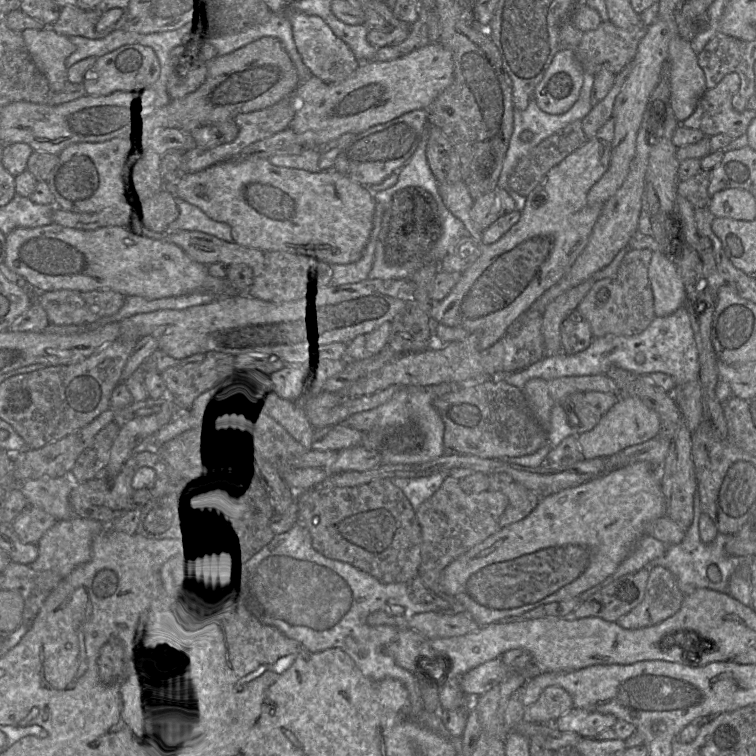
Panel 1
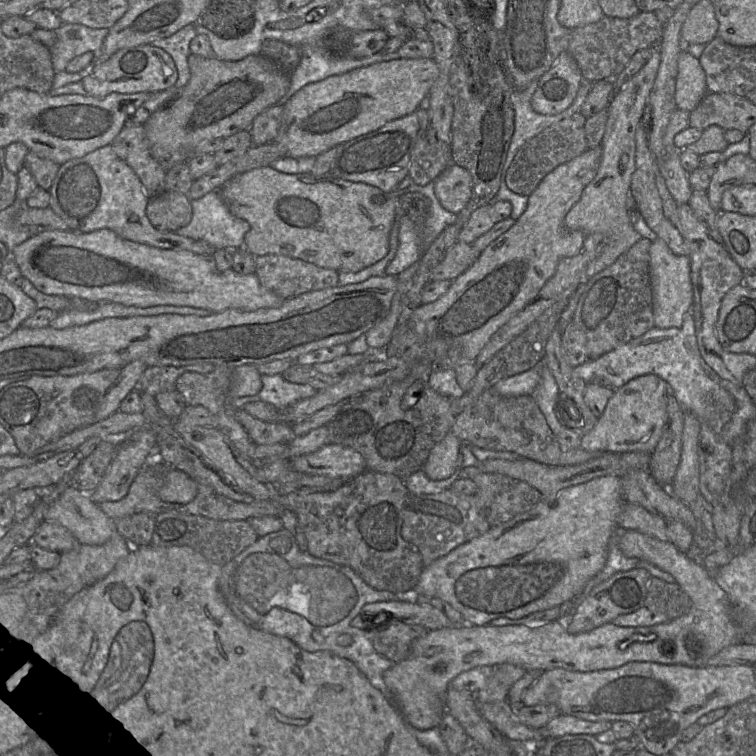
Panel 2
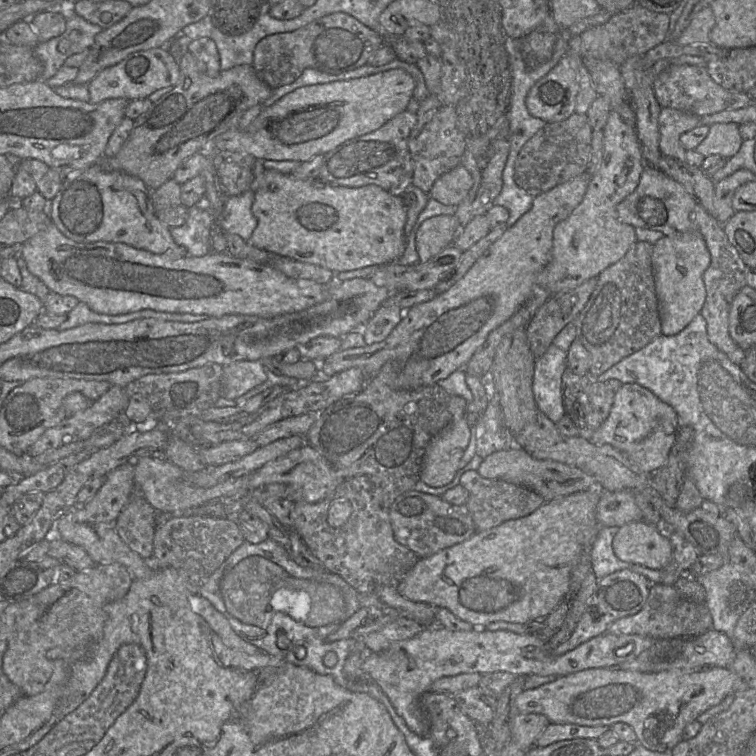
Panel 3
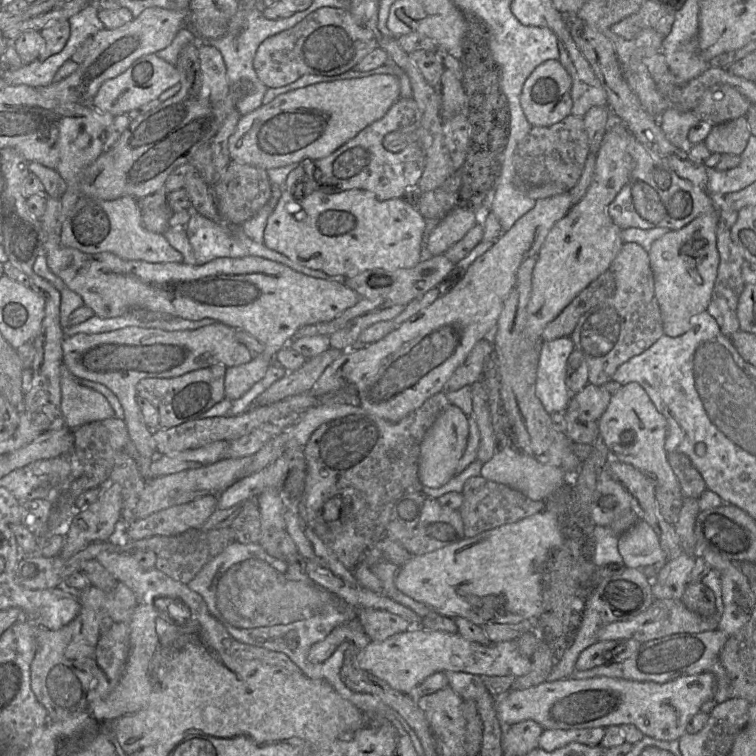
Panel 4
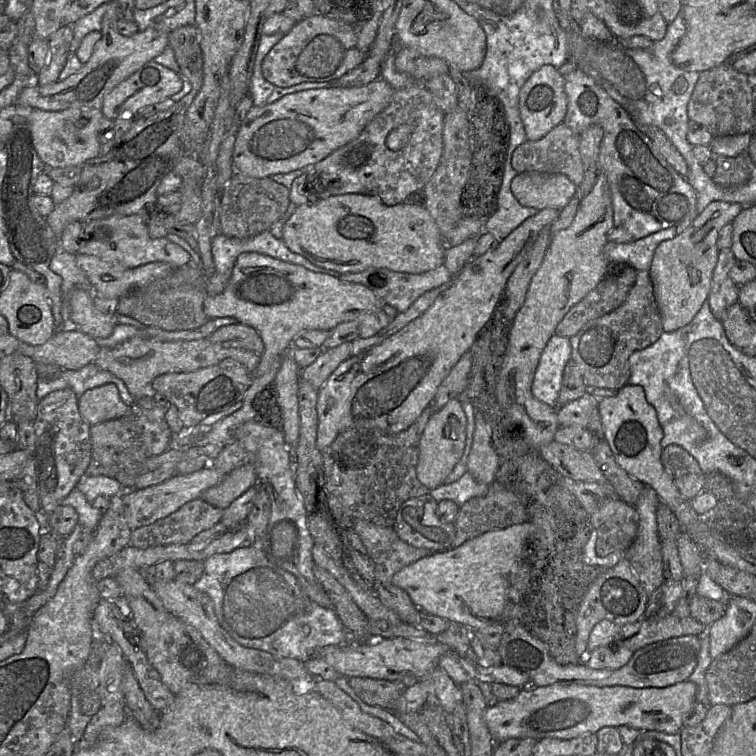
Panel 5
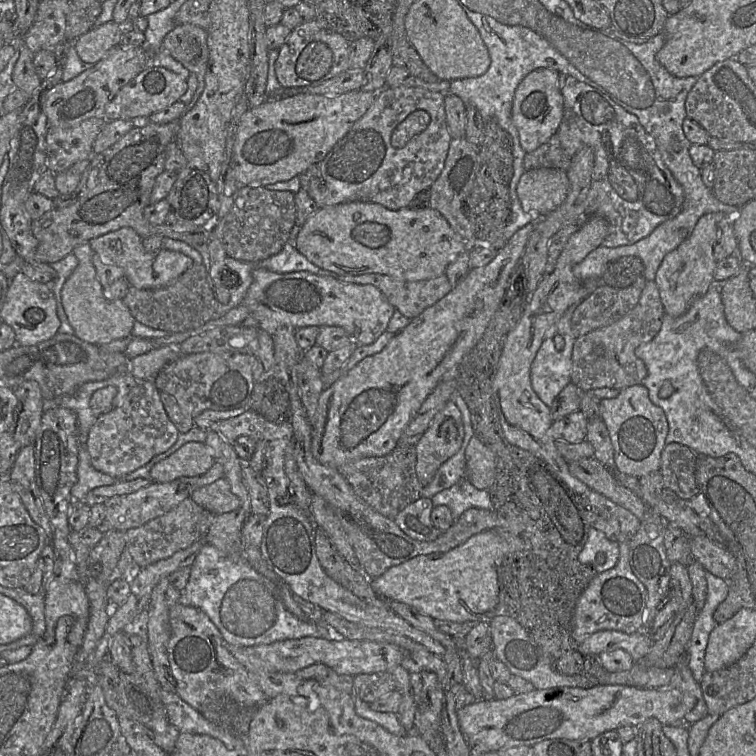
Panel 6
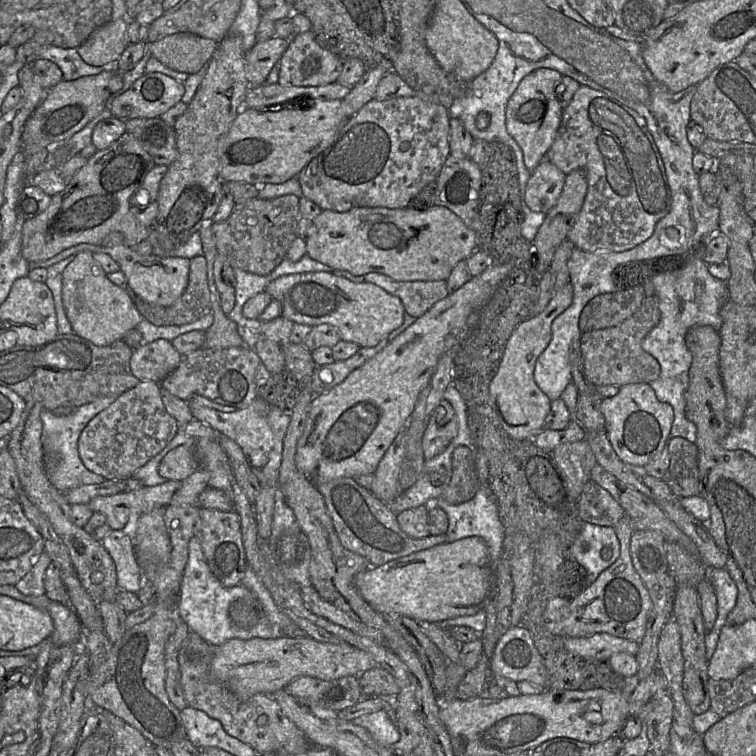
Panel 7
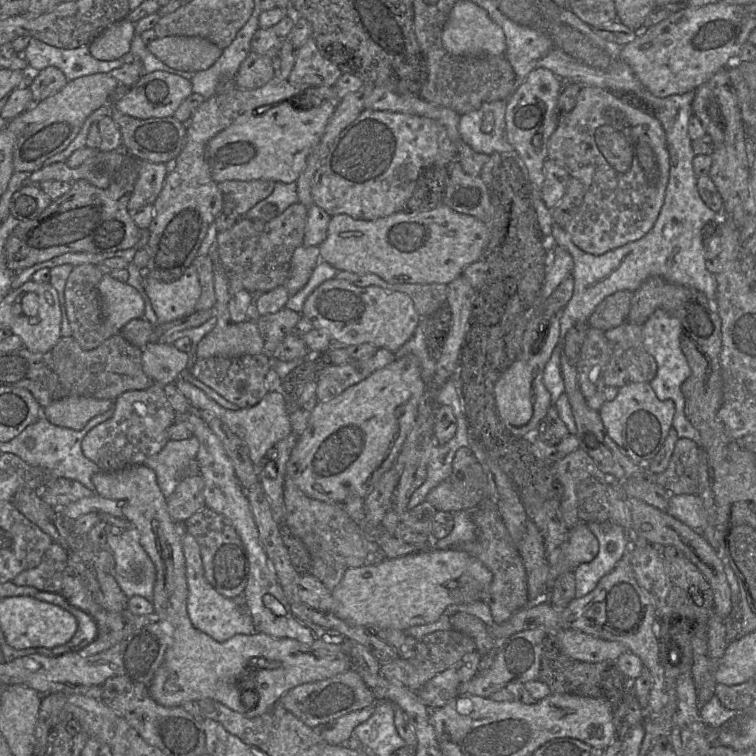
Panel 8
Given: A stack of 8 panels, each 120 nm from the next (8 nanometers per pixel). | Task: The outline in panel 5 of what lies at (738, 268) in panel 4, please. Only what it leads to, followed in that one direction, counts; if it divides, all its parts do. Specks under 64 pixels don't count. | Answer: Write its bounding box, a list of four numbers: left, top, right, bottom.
[707,248,740,322]

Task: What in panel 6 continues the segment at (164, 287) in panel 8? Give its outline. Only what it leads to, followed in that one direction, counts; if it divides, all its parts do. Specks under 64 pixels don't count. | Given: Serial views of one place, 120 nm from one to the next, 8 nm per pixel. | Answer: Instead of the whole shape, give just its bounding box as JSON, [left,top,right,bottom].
[89,227,193,289]

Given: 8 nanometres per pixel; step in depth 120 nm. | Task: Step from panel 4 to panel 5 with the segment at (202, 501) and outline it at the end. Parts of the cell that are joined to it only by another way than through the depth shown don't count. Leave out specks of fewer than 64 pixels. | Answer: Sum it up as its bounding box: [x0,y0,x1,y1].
[129,499,223,549]

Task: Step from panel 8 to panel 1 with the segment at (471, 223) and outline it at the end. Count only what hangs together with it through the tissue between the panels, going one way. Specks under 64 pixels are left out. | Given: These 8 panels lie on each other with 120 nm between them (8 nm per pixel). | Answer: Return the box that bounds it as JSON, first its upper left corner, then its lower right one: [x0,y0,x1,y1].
[169,159,377,266]

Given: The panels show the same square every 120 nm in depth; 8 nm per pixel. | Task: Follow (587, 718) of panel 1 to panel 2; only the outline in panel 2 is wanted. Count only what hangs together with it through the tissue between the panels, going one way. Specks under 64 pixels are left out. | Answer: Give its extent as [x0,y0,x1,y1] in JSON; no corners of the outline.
[544,714,611,739]

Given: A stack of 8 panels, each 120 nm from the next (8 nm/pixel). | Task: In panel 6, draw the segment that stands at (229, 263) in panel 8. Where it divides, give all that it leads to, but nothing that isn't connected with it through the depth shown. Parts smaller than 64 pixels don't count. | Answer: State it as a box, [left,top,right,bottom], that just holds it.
[210,186,296,264]

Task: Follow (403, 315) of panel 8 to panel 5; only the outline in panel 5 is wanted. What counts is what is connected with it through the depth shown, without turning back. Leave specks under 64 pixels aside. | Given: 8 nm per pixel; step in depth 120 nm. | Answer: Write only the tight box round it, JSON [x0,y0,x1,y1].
[204,253,389,377]

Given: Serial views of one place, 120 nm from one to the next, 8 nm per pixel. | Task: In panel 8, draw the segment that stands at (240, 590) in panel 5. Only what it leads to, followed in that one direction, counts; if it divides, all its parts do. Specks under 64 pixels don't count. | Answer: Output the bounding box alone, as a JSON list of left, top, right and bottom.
[181,532,257,642]

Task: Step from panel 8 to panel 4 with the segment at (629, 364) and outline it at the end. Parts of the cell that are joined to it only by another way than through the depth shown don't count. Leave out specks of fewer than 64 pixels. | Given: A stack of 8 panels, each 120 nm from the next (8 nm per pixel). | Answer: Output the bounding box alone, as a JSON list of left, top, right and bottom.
[570,243,663,386]

